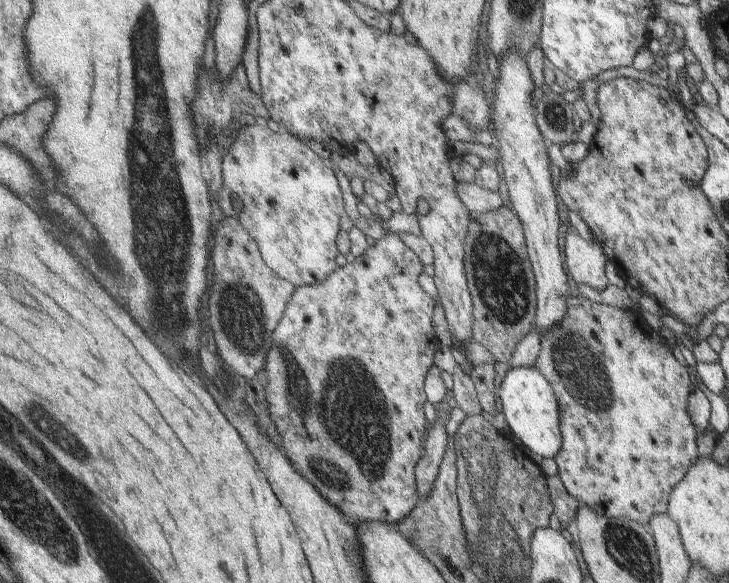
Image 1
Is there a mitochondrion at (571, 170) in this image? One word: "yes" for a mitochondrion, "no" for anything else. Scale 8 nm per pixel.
no

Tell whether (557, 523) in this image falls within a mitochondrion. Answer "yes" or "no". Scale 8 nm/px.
no

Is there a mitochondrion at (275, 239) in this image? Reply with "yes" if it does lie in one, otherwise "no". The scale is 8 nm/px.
no

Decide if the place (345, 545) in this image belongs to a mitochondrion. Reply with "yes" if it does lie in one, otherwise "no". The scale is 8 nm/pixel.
yes

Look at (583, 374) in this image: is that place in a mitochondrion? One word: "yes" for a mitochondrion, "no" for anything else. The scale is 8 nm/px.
yes

